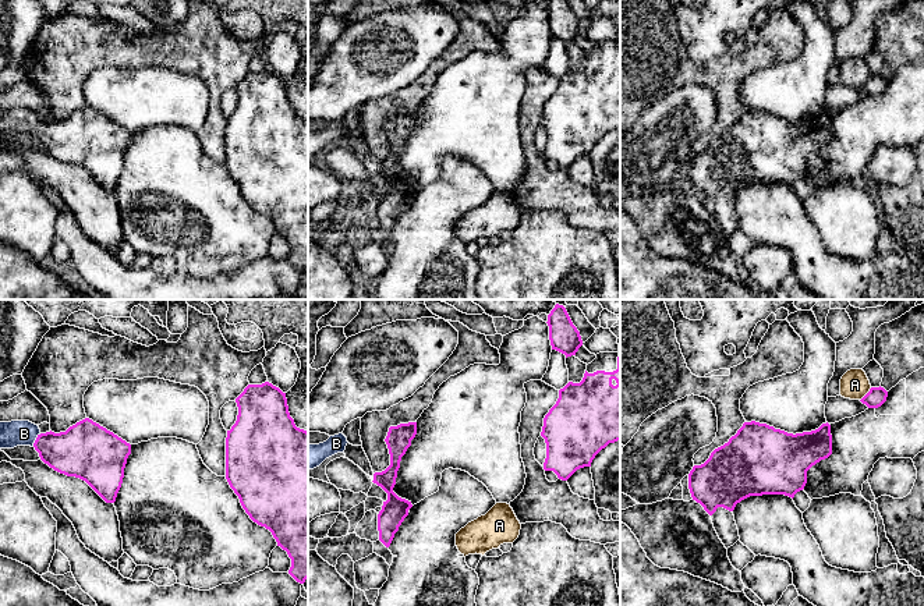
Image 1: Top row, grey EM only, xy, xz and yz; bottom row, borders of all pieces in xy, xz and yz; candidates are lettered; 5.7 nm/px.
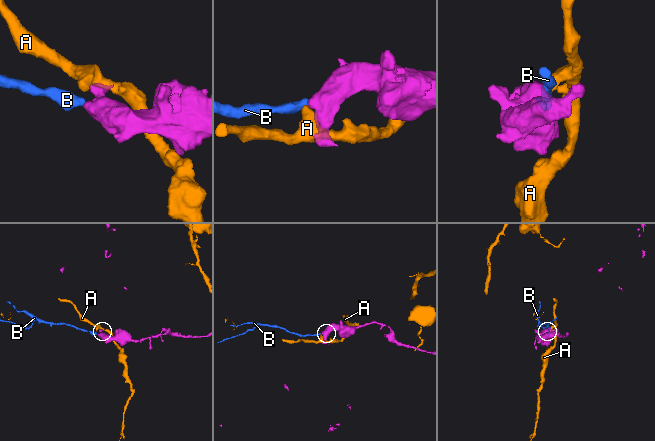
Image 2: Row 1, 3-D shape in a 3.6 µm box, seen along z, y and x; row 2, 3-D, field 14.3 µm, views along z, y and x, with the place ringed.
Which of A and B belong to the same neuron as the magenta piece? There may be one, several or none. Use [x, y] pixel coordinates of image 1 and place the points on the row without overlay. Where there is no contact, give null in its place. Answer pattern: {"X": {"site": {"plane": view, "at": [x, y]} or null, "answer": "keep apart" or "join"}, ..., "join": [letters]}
{"A": {"site": {"plane": "yz", "at": [866, 82]}, "answer": "keep apart"}, "B": {"site": {"plane": "xy", "at": [36, 127]}, "answer": "join"}, "join": ["B"]}

